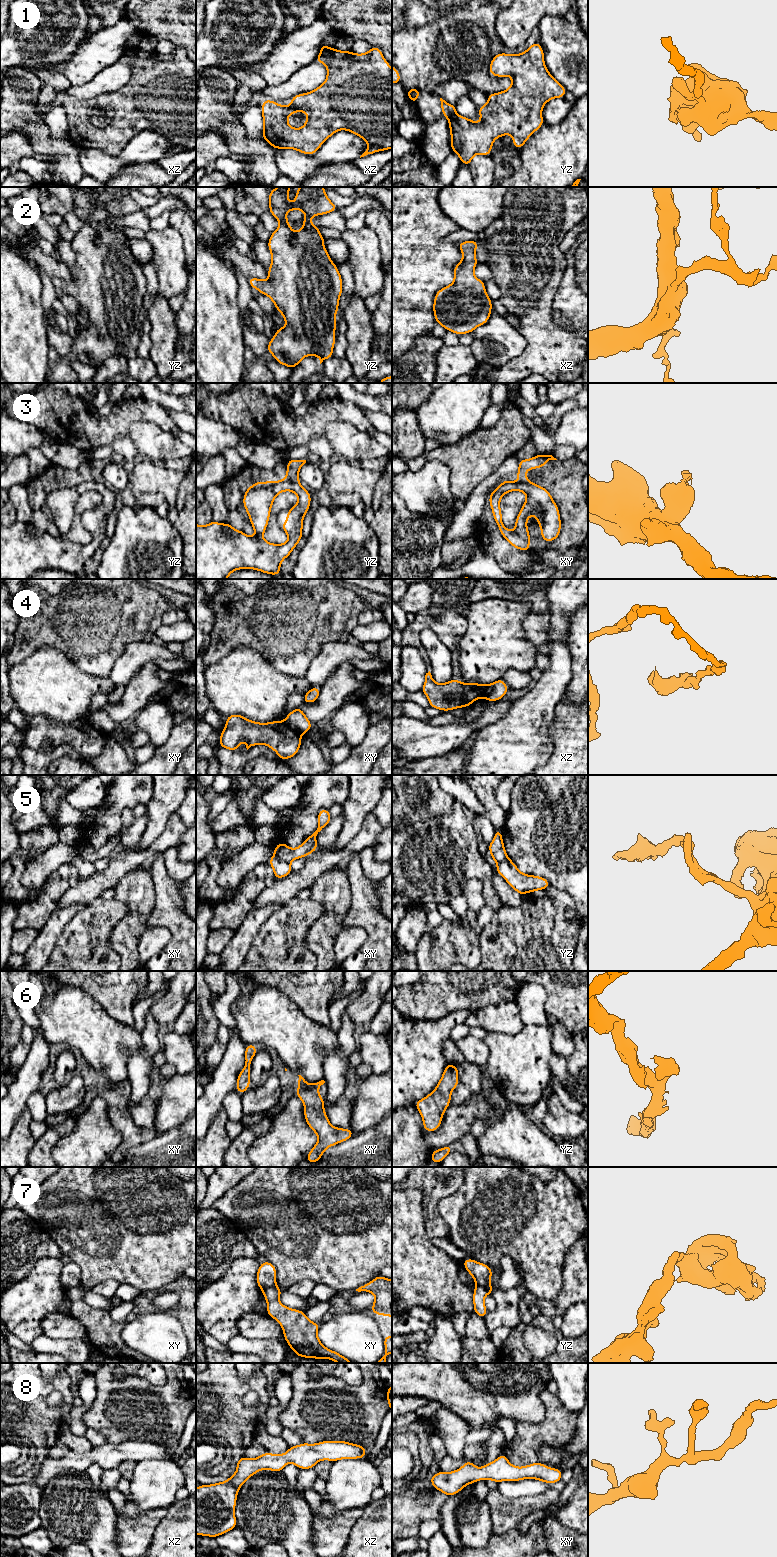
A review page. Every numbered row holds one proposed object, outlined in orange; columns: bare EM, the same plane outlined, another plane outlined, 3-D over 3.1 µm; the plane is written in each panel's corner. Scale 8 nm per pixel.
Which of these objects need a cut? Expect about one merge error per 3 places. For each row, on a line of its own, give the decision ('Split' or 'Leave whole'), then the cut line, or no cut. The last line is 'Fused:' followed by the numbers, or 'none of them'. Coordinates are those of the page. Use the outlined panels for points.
1: Split. Split along yz (455, 113), (448, 118)
2: Leave whole. No split
3: Split. Split along yz (286, 478), (298, 483)
4: Split. Split along xy (284, 721), (301, 734)
5: Split. Split along xy (274, 855), (289, 863)
6: Leave whole. No split
7: Split. Split along yz (477, 1284), (487, 1292)
8: Leave whole. No split
Fused: 1, 3, 4, 5, 7

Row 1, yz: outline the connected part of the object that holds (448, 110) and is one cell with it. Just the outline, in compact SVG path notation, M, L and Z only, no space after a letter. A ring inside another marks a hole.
M440 98L441 101L441 108L442 108L442 114L447 119L451 118L454 114L456 114L456 107L455 105L449 104L442 98Z

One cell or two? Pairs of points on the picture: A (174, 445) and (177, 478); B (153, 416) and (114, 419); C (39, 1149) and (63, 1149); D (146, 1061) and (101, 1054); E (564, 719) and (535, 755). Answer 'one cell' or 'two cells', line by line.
A: two cells
B: one cell
C: two cells
D: two cells
E: two cells

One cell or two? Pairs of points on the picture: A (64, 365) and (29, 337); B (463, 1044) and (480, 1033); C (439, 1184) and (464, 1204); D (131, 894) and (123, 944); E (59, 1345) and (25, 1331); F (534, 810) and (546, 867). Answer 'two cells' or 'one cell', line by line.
A: two cells
B: two cells
C: two cells
D: one cell
E: two cells
F: one cell

